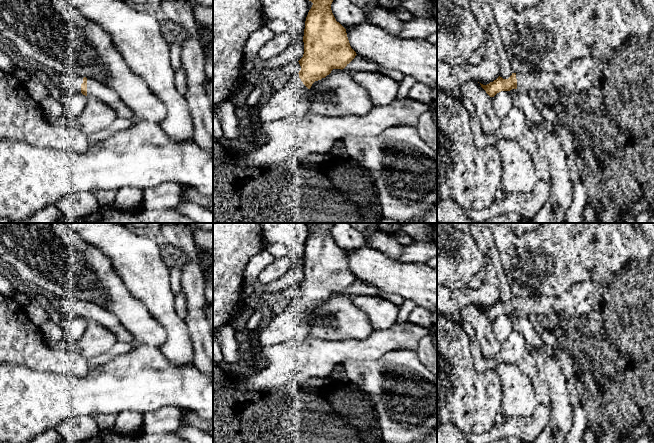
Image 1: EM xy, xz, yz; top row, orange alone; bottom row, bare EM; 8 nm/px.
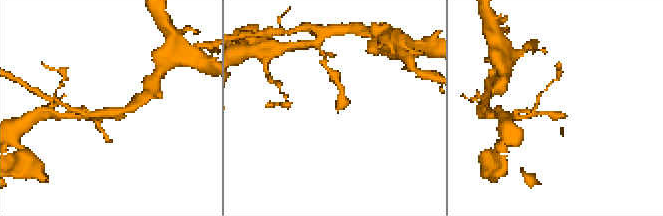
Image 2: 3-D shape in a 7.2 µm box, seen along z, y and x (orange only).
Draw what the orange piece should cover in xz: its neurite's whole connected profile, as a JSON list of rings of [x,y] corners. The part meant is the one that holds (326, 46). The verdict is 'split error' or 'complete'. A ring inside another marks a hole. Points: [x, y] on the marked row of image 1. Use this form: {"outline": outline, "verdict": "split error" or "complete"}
{"outline": [[[333,0],[309,1],[313,5],[305,21],[304,54],[298,61],[301,70],[259,107],[261,123],[306,114],[312,84],[325,78],[333,69],[344,69],[357,55],[350,46],[346,29],[332,13]]], "verdict": "split error"}

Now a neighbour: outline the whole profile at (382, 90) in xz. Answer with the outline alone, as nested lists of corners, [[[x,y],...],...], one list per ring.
[[[361,70],[353,73],[353,79],[363,87],[376,107],[384,106],[397,99],[399,84],[379,72]]]

